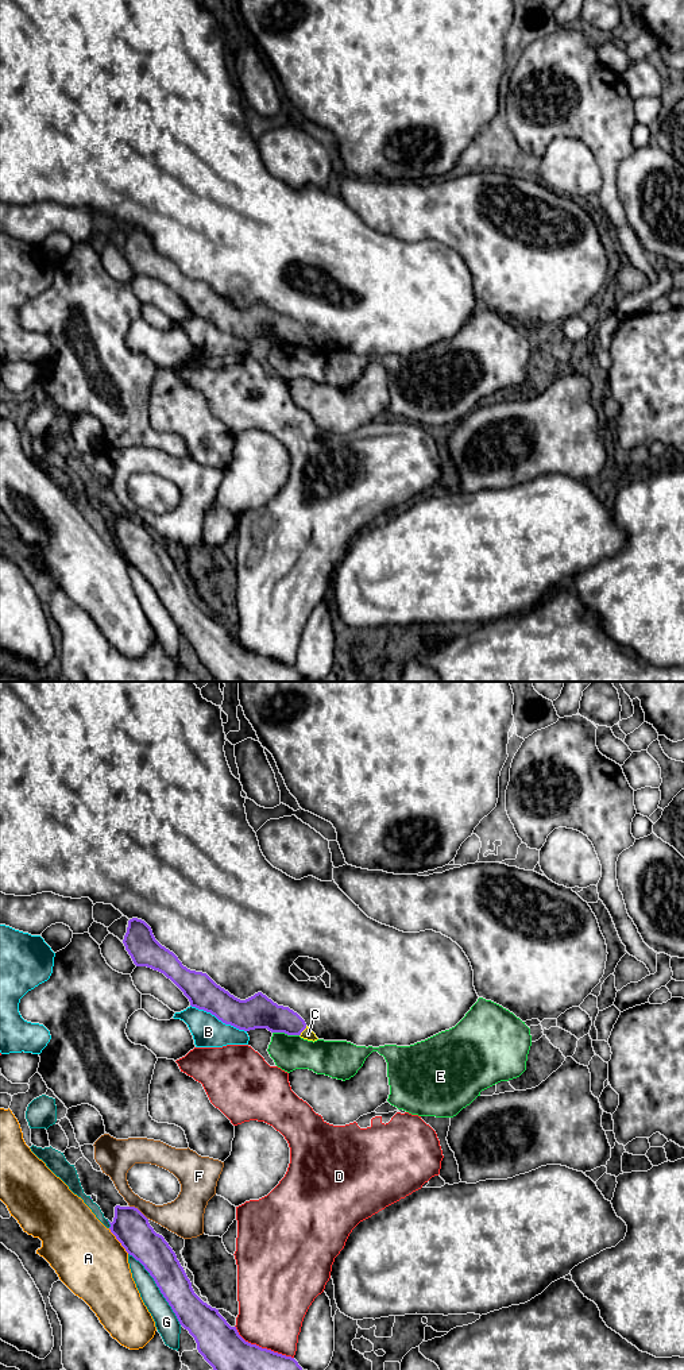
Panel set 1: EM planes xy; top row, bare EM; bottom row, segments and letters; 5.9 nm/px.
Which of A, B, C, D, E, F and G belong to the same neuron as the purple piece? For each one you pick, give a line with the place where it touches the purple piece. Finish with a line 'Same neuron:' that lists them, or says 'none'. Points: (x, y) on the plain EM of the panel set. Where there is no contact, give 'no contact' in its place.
C: contact xy (302, 339)
Same neuron: C

